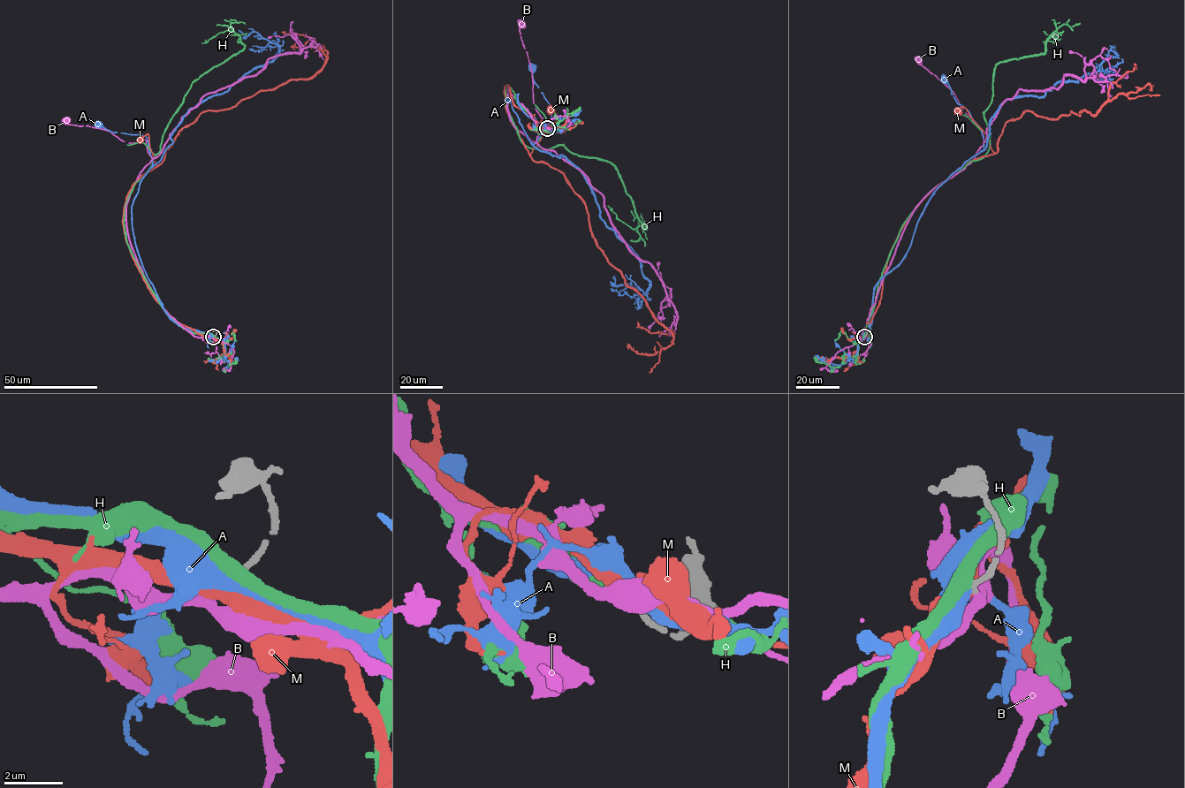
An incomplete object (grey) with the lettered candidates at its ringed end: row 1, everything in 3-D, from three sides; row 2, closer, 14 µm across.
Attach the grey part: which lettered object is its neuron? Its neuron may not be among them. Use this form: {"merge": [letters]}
{"merge": ["B"]}

